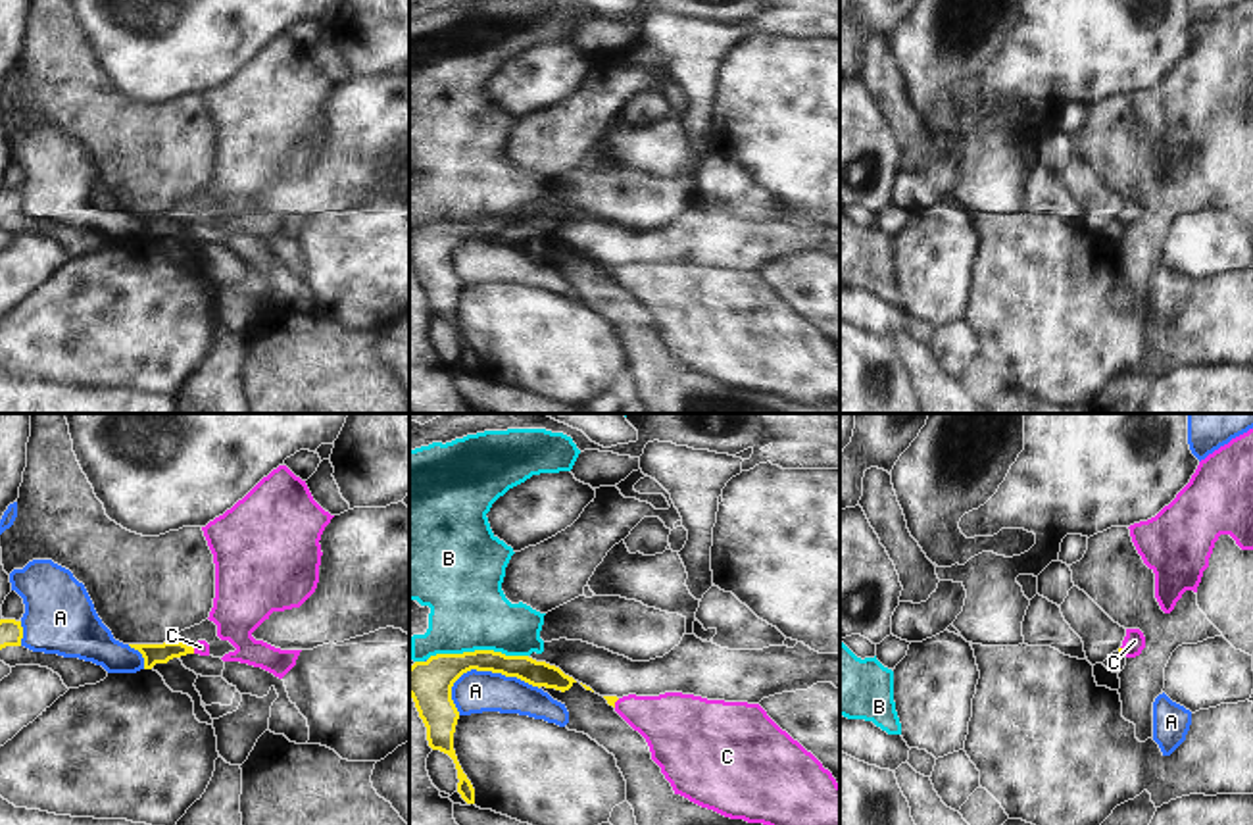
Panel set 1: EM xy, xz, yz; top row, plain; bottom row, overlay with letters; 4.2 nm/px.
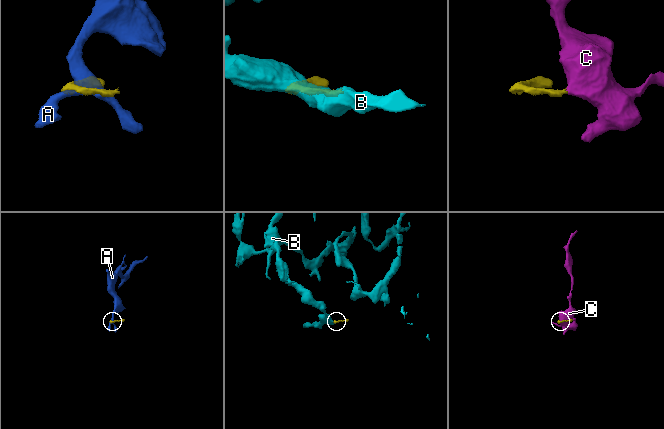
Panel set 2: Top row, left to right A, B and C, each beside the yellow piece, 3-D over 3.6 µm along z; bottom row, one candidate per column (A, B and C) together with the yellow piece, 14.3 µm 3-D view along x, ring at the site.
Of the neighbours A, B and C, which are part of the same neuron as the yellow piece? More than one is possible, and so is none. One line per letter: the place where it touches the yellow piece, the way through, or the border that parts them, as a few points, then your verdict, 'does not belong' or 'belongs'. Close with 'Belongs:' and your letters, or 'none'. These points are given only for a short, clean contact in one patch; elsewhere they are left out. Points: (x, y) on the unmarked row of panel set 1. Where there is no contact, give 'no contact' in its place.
A: xz (489, 239) | does not belong
B: xz (477, 220) | does not belong
C: xz (615, 270) | across xz (612, 270), (615, 270), (671, 291) | belongs
Belongs: C

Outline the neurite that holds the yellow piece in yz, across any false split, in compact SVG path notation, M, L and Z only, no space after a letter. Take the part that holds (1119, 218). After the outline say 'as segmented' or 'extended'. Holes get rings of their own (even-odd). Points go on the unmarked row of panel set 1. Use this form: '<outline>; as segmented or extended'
M1126 198L1126 206L1118 221L1126 227L1136 227L1145 217L1145 206L1140 198Z; extended

